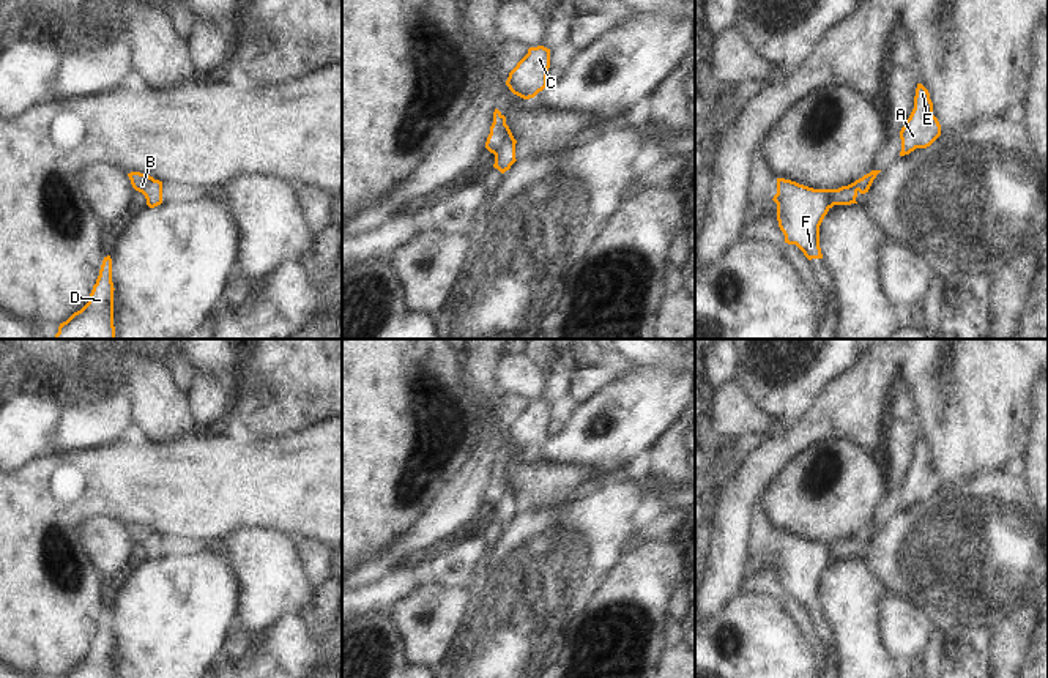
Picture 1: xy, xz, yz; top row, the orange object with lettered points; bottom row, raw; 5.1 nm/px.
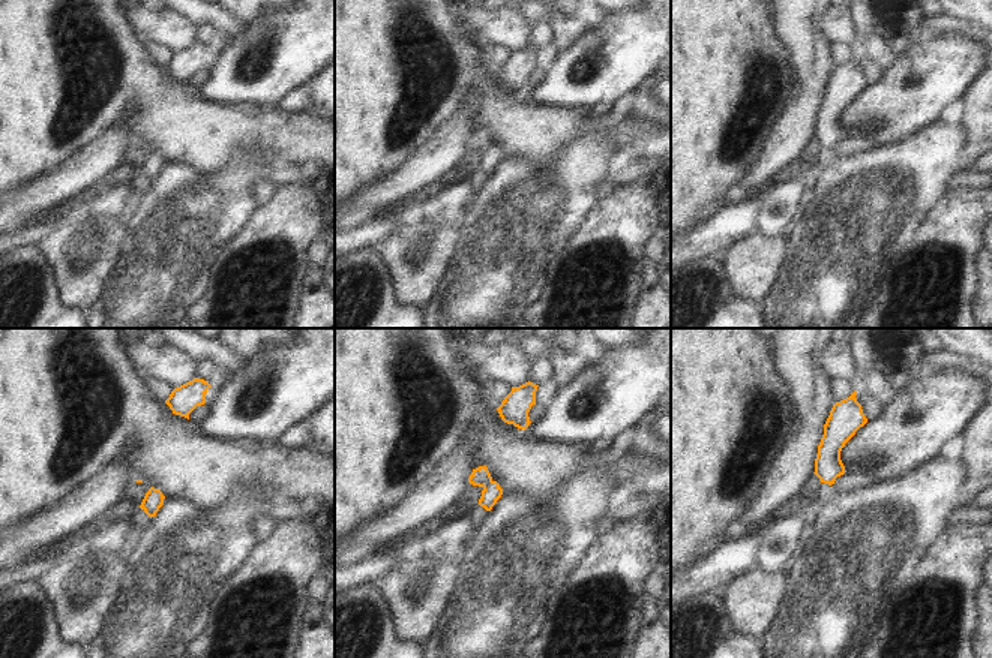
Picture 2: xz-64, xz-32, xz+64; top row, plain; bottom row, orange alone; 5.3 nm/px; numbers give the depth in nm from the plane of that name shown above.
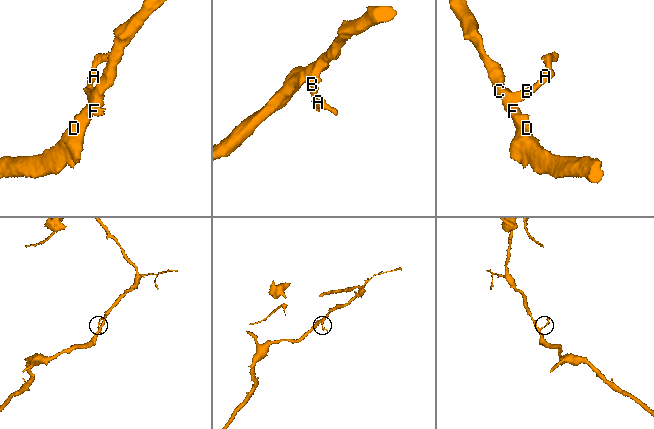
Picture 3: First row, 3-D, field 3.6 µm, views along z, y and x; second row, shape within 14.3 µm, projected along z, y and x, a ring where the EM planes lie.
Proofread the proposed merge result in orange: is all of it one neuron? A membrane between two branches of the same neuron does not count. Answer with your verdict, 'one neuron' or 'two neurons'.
one neuron

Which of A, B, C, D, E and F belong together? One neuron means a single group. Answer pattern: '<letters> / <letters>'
A B C D E F

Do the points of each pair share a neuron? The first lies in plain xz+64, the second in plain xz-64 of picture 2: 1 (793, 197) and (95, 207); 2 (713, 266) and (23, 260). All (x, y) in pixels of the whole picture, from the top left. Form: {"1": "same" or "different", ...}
{"1": "same", "2": "same"}

